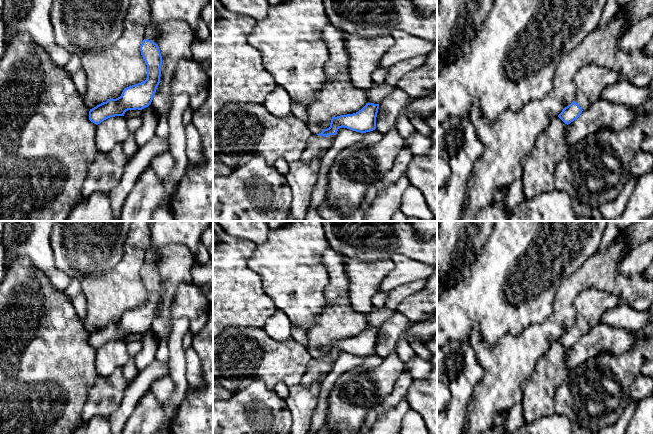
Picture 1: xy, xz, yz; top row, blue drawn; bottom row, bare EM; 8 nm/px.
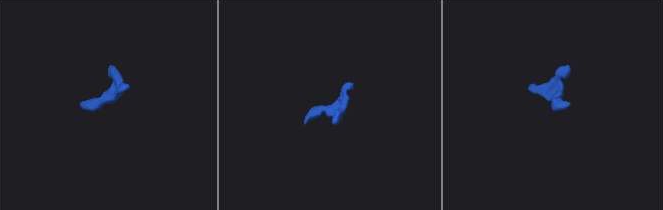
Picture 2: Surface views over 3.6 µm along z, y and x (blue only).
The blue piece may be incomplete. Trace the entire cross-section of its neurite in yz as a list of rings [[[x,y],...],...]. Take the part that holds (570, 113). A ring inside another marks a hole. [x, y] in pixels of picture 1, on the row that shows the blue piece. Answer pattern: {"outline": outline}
{"outline": [[[594,63],[582,66],[573,78],[575,100],[565,107],[558,117],[565,124],[570,124],[580,116],[583,110],[599,100],[602,91],[606,87],[620,81],[629,81],[629,79],[622,74]]]}

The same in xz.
{"outline": [[[367,103],[356,113],[333,117],[329,128],[317,135],[310,136],[300,160],[309,162],[323,155],[331,147],[339,128],[344,127],[360,133],[375,130],[378,109],[379,104]]]}

